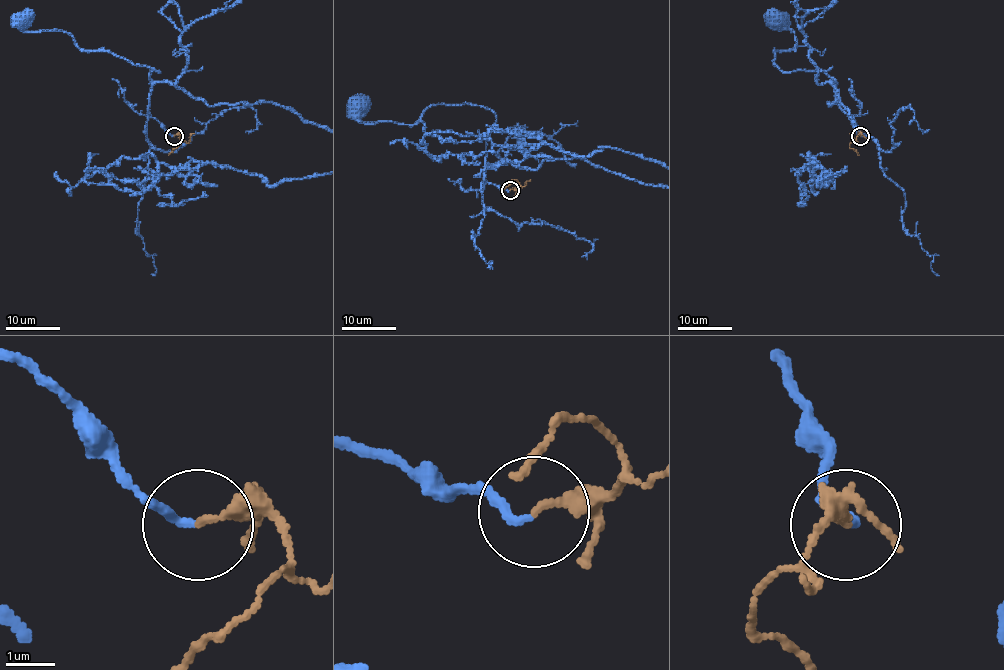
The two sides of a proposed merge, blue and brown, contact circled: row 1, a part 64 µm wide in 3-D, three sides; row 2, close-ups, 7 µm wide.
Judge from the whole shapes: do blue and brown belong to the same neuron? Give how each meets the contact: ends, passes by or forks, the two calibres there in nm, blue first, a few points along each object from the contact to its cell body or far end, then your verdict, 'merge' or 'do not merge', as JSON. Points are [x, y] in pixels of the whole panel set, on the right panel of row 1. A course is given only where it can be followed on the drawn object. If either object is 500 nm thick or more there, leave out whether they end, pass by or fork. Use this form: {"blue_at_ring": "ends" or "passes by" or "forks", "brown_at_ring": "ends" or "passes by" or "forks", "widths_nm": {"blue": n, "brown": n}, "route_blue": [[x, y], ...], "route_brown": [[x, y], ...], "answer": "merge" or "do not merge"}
{"blue_at_ring": "ends", "brown_at_ring": "ends", "widths_nm": {"blue": 160, "brown": 180}, "route_blue": [[860, 136], [831, 78], [773, 62], [774, 51], [796, 44], [778, 19]], "route_brown": [[860, 136], [850, 146], [859, 155]], "answer": "merge"}

